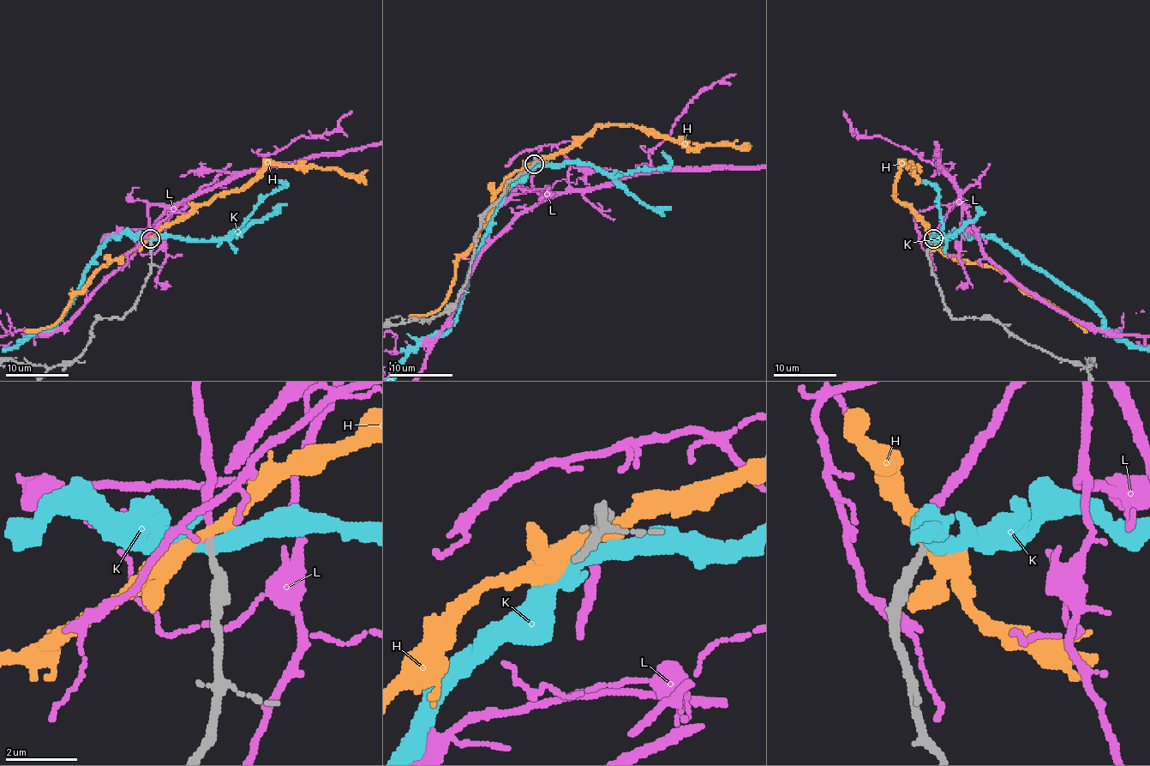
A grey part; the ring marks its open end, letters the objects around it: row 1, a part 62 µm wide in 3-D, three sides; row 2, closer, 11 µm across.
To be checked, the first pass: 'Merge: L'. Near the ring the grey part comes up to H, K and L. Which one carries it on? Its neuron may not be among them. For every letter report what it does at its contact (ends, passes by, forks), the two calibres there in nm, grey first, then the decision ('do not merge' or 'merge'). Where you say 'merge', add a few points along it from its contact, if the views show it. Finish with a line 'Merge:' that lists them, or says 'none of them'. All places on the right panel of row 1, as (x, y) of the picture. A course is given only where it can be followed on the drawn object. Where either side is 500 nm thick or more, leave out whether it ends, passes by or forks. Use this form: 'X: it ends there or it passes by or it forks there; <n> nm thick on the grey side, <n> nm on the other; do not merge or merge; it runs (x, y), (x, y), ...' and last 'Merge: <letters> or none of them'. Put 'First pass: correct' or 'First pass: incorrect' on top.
First pass: correct
H: it passes by; 180 nm thick on the grey side, 400 nm on the other; do not merge
K: it passes by; 200 nm thick on the grey side, 440 nm on the other; do not merge
L: it passes by; 190 nm thick on the grey side, 140 nm on the other; merge
Merge: L

